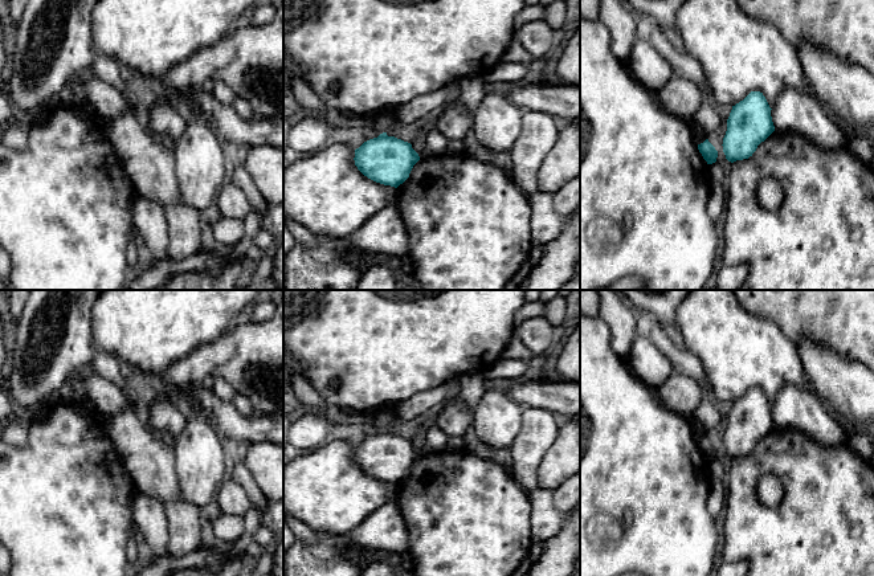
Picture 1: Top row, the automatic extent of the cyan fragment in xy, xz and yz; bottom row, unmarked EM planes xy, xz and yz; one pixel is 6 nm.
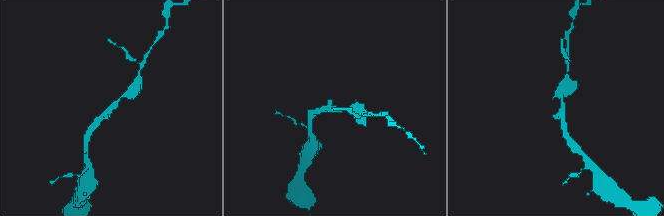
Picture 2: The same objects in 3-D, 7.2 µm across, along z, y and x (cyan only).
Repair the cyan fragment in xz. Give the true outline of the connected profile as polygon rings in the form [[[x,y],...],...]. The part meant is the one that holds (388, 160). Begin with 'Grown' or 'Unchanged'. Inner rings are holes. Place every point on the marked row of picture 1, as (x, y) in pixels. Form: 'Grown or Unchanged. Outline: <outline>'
Unchanged. Outline: [[[383,132],[356,148],[354,160],[368,179],[397,188],[409,177],[420,156],[411,143]]]

